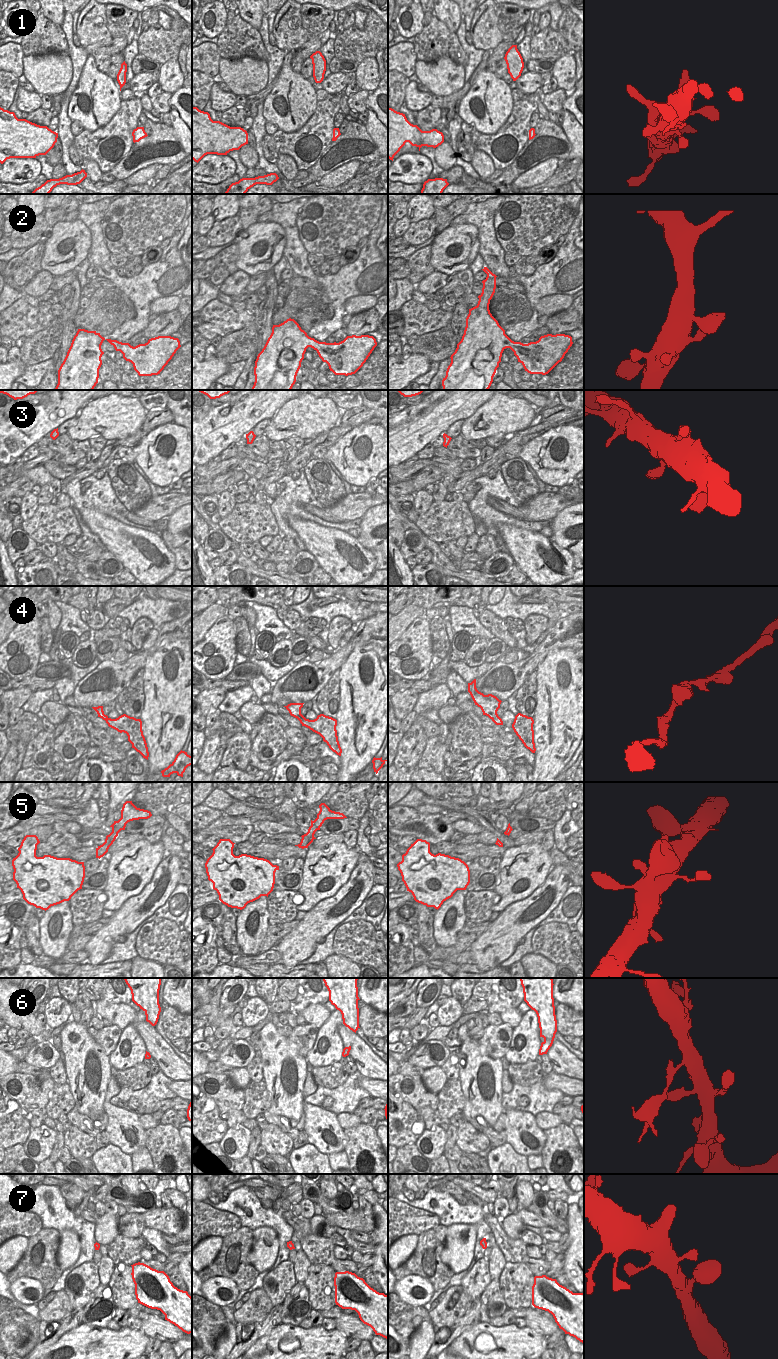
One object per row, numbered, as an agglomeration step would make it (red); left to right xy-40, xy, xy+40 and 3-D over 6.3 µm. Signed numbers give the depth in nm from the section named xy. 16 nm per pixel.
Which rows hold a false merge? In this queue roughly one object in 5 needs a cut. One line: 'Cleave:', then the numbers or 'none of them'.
Cleave: 6

